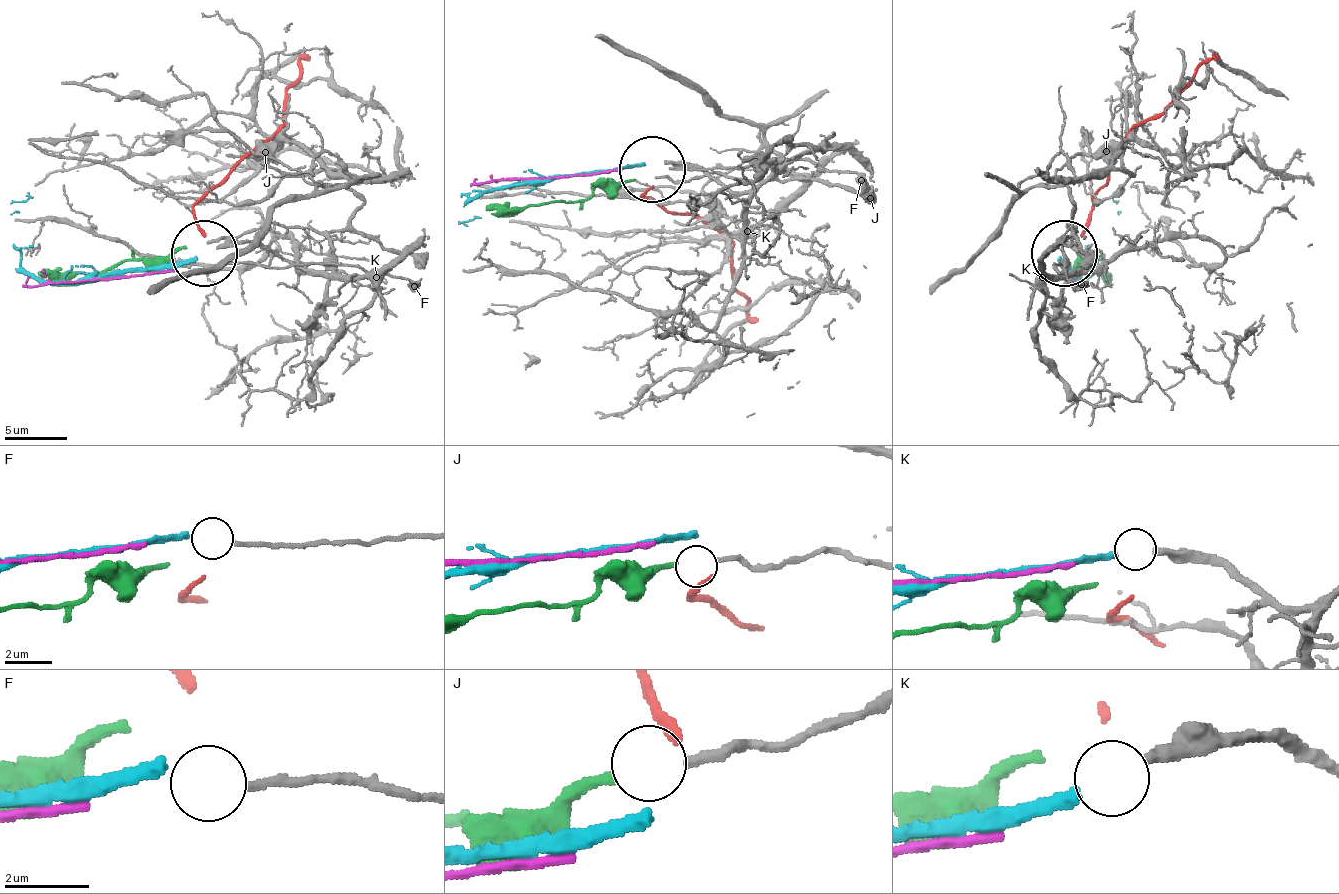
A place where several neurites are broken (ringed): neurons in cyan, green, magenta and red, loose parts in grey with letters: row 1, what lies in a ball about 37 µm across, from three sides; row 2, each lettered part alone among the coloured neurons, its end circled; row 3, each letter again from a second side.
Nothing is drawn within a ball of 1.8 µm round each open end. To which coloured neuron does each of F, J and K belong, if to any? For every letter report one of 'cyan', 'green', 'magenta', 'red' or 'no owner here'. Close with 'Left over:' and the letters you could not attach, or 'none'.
F: no owner here
J: green
K: cyan
Left over: F

